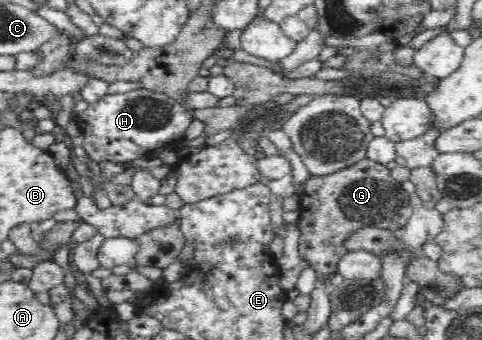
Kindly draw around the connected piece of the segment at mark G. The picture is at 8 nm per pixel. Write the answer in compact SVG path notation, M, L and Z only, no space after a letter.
M366 158L360 160L356 166L340 170L336 174L324 178L310 178L306 183L305 195L300 207L303 211L298 221L300 231L299 254L302 261L308 263L306 268L313 269L331 277L336 271L337 263L347 254L344 240L352 233L366 227L383 228L386 230L401 231L408 222L416 207L411 204L408 192L403 190L403 183L394 180L391 171L386 165L379 164Z

